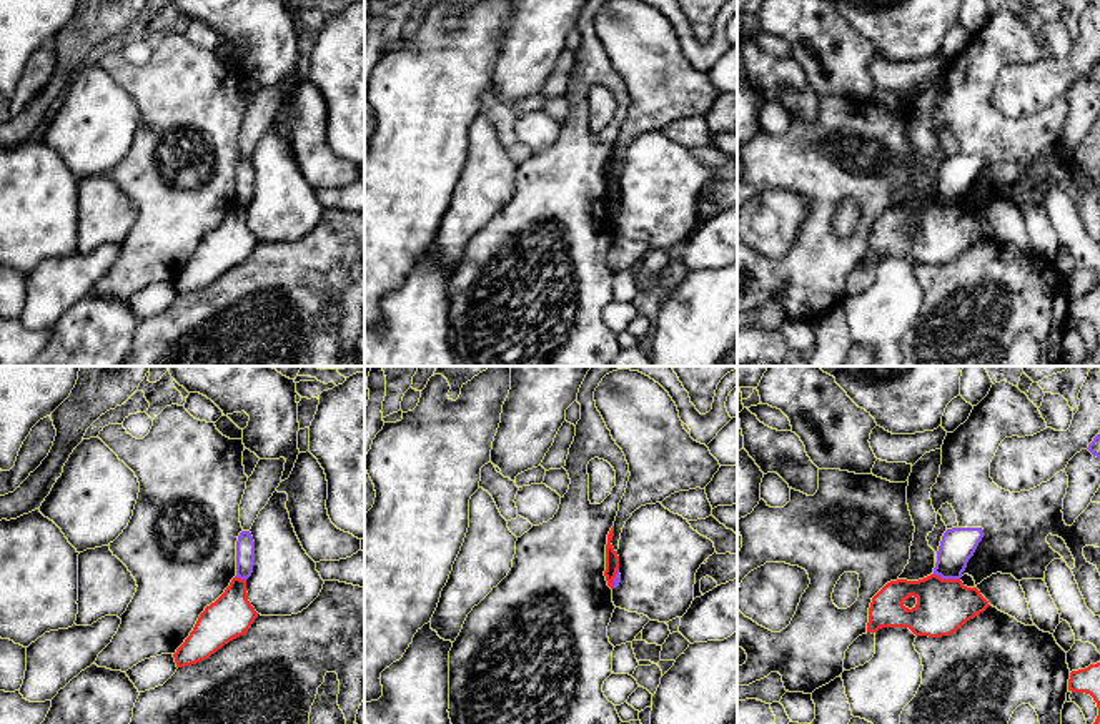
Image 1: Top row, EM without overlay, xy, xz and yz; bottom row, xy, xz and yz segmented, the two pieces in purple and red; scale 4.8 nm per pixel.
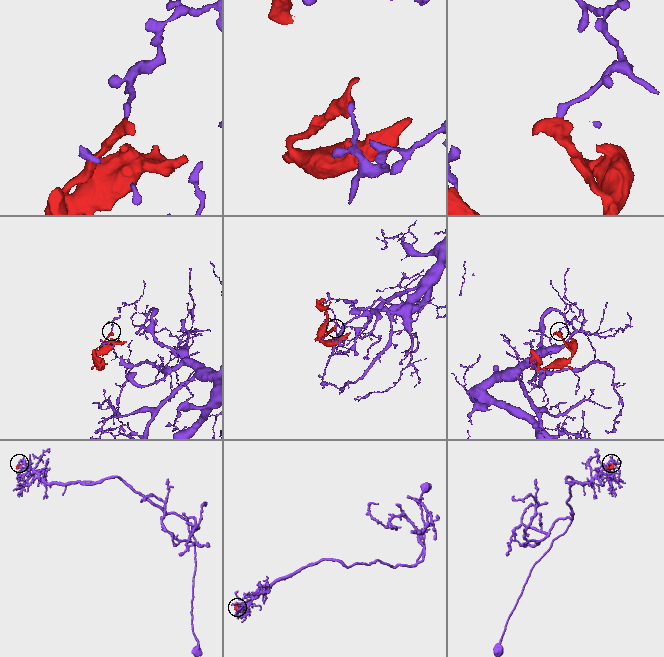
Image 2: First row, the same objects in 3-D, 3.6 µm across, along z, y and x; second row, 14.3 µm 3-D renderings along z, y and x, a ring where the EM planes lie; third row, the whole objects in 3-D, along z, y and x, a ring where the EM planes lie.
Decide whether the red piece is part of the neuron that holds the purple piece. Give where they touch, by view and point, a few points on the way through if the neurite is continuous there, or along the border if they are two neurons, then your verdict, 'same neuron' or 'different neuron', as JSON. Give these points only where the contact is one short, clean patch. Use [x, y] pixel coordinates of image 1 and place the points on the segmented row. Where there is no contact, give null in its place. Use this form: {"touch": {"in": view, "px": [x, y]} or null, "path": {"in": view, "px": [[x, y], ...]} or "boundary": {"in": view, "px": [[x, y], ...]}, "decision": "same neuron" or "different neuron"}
{"touch": {"in": "yz", "px": [947, 578]}, "boundary": {"in": "yz", "px": [[934, 573], [942, 578], [959, 580]]}, "decision": "different neuron"}

